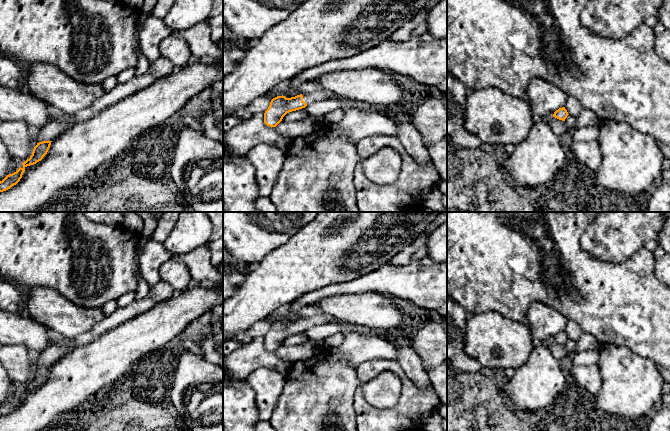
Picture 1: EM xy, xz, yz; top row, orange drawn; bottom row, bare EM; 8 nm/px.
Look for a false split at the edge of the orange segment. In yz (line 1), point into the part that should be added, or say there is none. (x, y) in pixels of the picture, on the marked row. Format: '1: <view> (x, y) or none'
1: none

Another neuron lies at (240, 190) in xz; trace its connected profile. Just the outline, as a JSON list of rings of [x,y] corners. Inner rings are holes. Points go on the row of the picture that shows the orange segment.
[[[223,150],[223,210],[225,212],[259,212],[255,201],[259,198],[255,168],[246,157],[233,157]]]

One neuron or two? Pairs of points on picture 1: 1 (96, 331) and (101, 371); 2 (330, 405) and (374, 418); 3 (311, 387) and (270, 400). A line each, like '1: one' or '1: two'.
1: two
2: two
3: two

